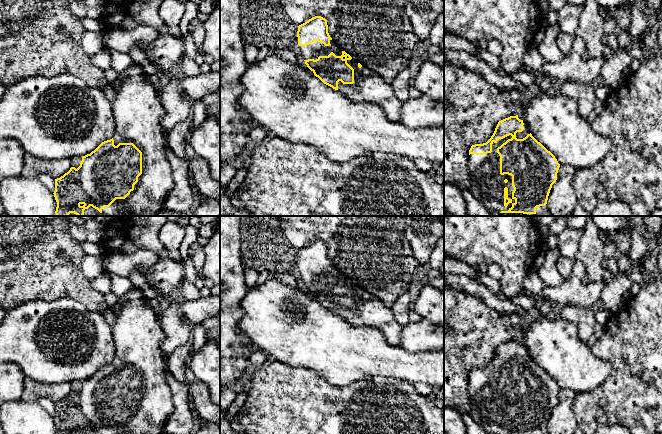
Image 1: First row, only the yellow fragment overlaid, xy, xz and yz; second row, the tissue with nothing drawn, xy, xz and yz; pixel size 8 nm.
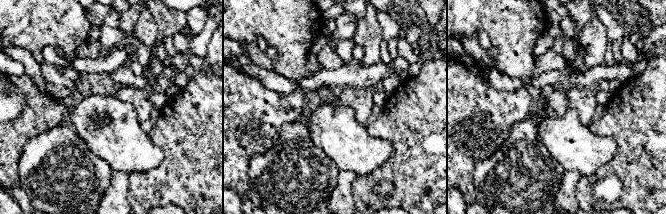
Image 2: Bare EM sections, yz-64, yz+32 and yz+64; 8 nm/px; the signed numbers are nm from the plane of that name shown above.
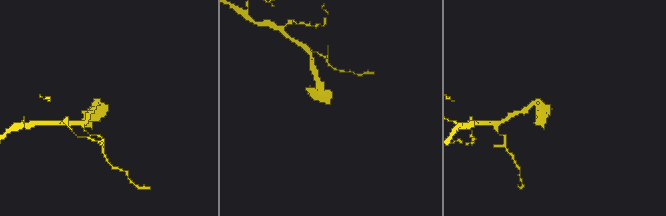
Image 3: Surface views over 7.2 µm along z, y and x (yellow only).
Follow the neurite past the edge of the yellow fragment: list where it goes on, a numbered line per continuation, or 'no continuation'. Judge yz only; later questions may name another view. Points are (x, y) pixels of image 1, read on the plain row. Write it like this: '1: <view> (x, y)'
1: yz (487, 409)

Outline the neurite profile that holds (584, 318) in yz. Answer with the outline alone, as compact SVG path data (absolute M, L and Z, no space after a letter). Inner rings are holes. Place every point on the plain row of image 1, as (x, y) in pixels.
M566 305L560 307L558 317L577 326L579 338L585 343L591 337L596 325L595 311L590 307Z

